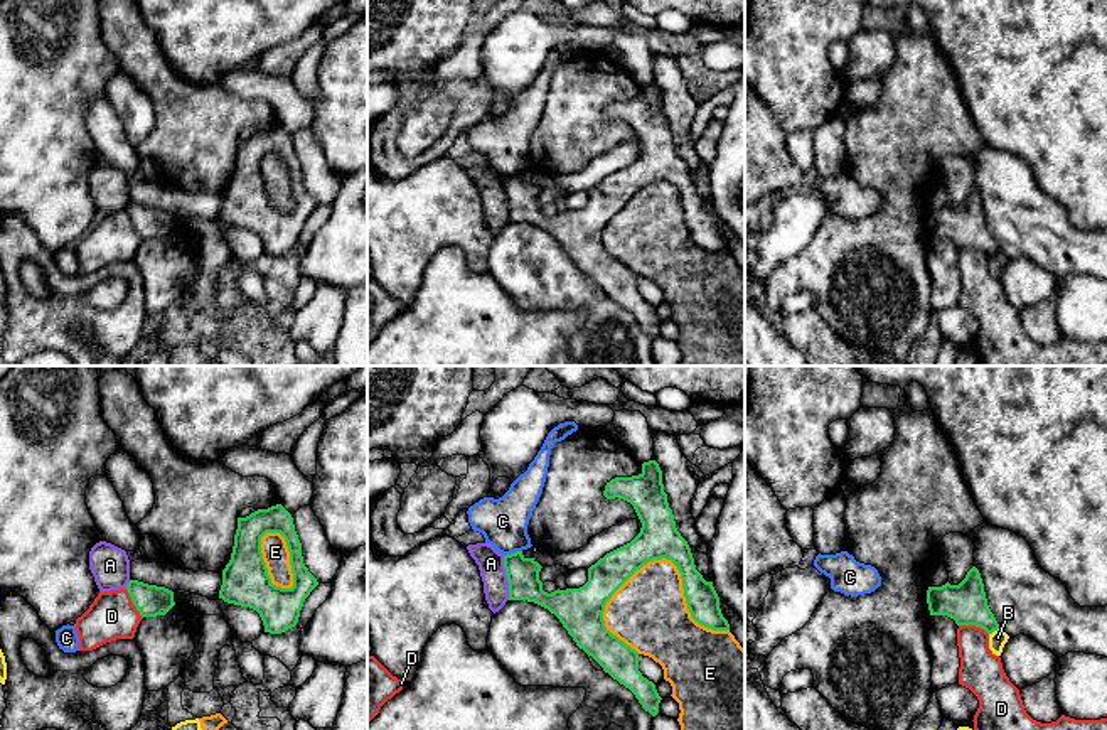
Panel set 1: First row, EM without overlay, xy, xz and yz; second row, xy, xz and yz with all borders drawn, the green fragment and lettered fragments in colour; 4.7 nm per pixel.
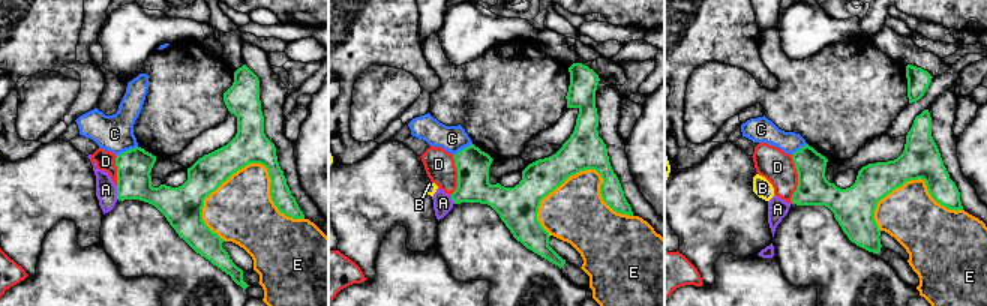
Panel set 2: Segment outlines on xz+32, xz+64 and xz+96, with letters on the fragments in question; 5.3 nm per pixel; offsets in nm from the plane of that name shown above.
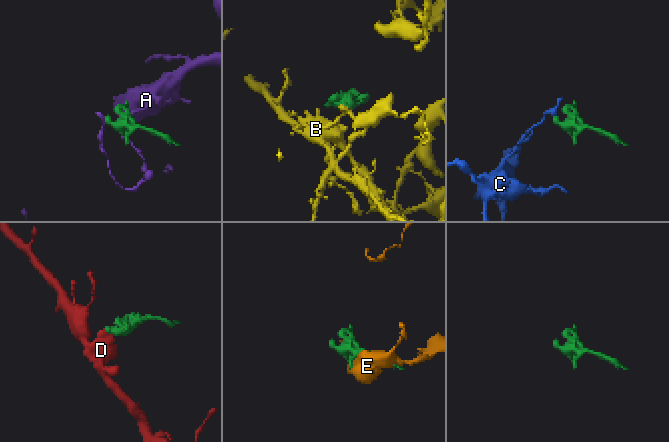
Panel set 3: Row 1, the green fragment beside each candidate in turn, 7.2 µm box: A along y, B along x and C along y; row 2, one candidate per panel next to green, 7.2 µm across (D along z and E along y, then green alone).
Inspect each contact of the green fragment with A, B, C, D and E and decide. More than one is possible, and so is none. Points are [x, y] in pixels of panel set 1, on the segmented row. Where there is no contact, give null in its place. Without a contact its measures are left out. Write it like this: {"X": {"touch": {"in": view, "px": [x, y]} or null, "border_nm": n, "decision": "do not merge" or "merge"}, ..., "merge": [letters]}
{"A": {"touch": {"in": "xz", "px": [508, 579]}, "border_nm": 220, "decision": "do not merge"}, "B": {"touch": {"in": "yz", "px": [994, 629]}, "border_nm": 70, "decision": "do not merge"}, "C": {"touch": {"in": "xz", "px": [513, 553]}, "border_nm": 90, "decision": "do not merge"}, "D": {"touch": {"in": "yz", "px": [974, 624]}, "border_nm": 150, "decision": "do not merge"}, "E": {"touch": {"in": "xz", "px": [678, 568]}, "border_nm": 600, "decision": "do not merge"}, "merge": []}

